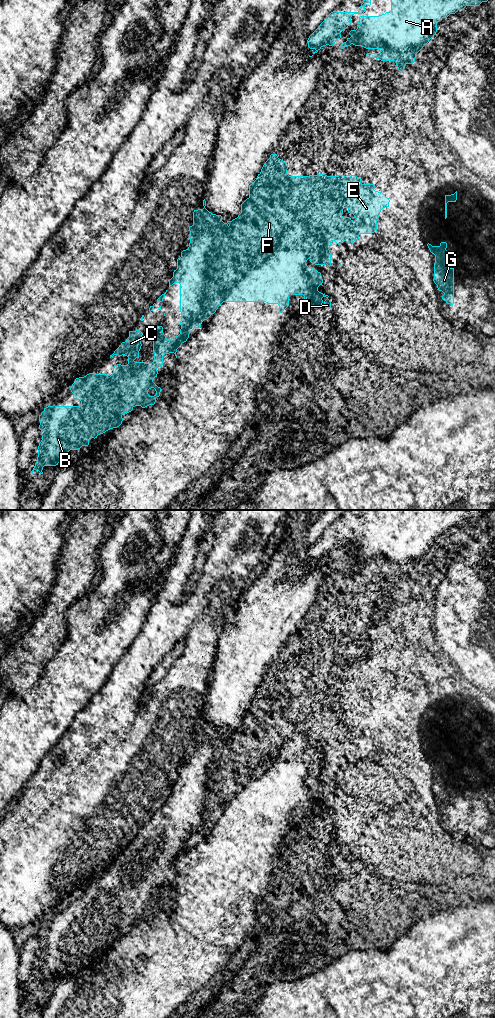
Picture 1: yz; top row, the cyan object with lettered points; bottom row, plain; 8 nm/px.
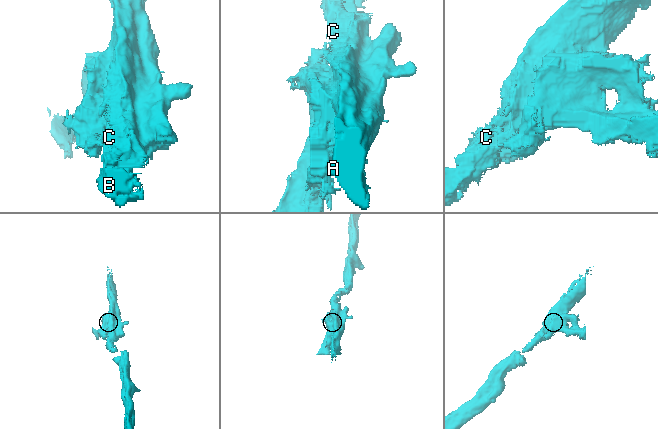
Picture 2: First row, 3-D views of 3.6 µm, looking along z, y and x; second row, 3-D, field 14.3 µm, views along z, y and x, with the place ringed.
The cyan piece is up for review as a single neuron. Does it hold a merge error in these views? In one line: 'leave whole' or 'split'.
split

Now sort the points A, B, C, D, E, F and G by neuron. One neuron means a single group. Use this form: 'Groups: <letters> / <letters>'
Groups: A B C / D E F G

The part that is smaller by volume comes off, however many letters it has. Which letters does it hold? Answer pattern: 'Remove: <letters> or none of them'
Remove: D, E, F, G

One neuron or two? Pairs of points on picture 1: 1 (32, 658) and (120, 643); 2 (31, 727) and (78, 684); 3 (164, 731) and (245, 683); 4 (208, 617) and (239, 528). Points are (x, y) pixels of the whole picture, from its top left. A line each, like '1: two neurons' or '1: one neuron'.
1: two neurons
2: one neuron
3: two neurons
4: one neuron

